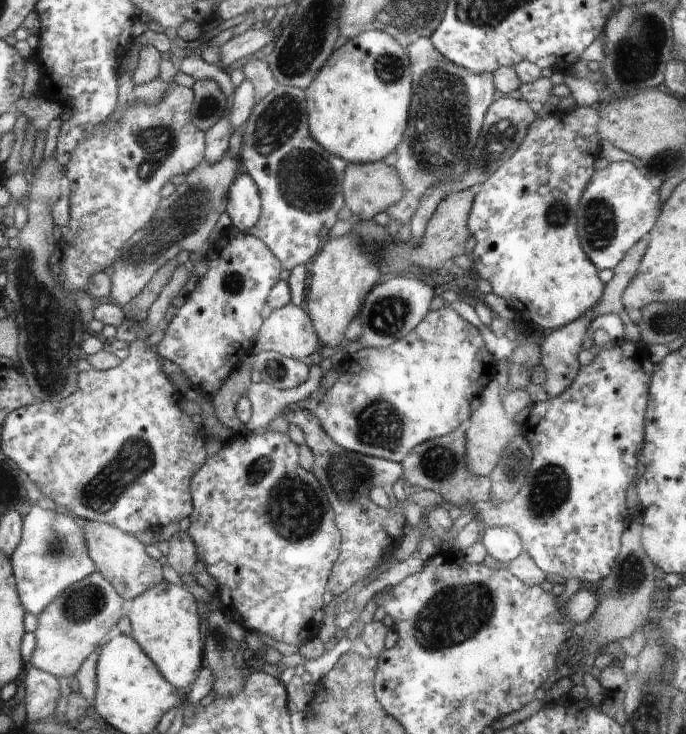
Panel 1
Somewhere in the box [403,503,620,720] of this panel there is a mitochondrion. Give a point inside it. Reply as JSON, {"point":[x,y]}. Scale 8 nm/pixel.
{"point":[461,612]}

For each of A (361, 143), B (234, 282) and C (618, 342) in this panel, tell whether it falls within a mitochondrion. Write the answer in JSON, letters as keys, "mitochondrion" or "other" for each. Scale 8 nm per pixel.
{"A":"other","B":"mitochondrion","C":"other"}

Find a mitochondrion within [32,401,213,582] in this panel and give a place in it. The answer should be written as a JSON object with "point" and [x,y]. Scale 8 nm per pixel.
{"point":[136,456]}

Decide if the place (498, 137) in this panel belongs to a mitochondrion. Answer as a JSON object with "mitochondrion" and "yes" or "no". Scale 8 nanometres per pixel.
{"mitochondrion":"yes"}

